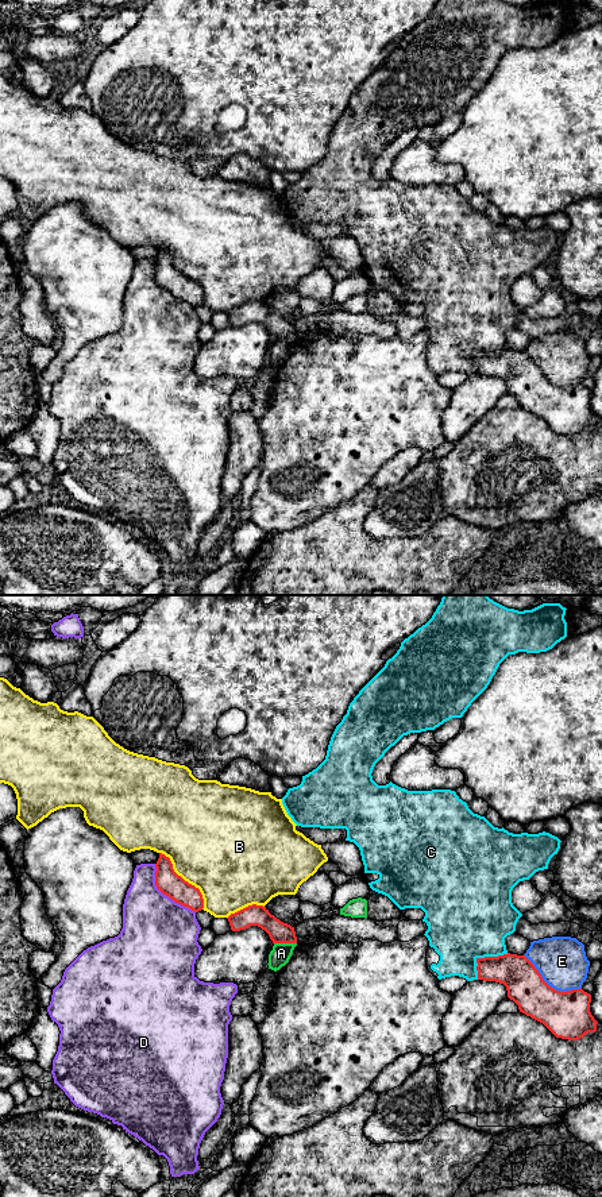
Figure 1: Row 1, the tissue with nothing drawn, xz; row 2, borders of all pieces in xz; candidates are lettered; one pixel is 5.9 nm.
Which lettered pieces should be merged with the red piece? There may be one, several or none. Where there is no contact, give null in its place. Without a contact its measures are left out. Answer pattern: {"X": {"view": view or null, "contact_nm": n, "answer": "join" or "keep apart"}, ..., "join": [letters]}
{"A": {"view": "xz", "contact_nm": 140, "answer": "keep apart"}, "B": {"view": "xz", "contact_nm": 440, "answer": "keep apart"}, "C": {"view": "xz", "contact_nm": 240, "answer": "keep apart"}, "D": {"view": "xz", "contact_nm": 380, "answer": "keep apart"}, "E": {"view": "xz", "contact_nm": 400, "answer": "keep apart"}, "join": []}

